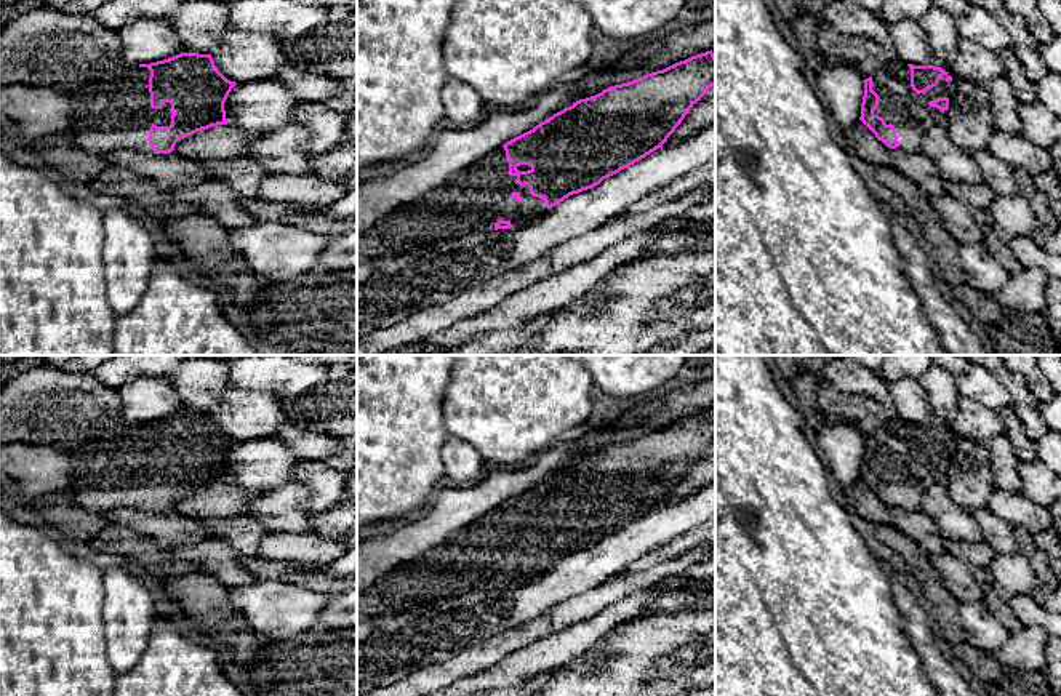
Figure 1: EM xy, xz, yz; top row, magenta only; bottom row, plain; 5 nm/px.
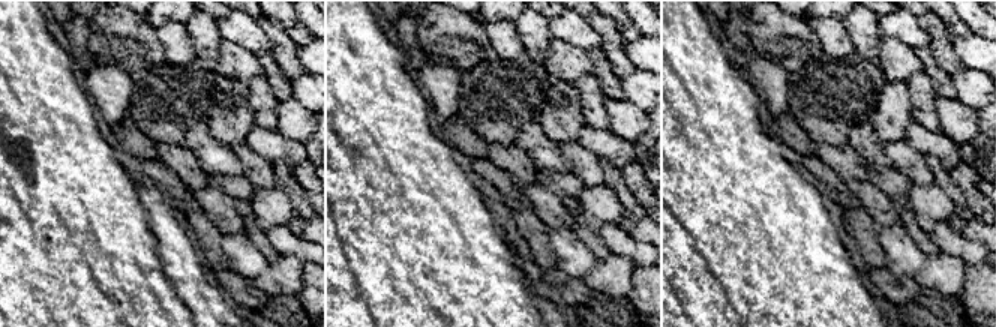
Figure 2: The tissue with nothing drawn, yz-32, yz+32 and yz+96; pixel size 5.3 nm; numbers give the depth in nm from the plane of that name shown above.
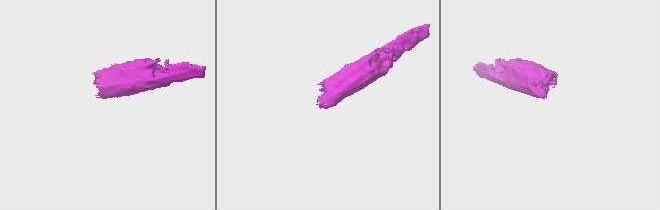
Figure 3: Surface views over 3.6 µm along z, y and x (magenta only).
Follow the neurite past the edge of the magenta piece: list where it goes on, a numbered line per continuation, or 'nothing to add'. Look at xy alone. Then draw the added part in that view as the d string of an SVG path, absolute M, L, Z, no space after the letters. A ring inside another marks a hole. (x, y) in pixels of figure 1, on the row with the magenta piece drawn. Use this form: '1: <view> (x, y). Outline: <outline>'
1: xy (109, 119). Outline: M138 67L130 72L130 86L120 86L114 80L104 88L90 88L72 102L72 123L62 136L69 144L88 152L152 154L150 126L170 126L173 114L170 102L160 109L150 107L149 77L147 67Z

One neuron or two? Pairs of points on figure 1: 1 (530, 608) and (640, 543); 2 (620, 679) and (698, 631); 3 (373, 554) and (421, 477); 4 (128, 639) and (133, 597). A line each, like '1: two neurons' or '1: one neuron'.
1: one neuron
2: one neuron
3: two neurons
4: one neuron

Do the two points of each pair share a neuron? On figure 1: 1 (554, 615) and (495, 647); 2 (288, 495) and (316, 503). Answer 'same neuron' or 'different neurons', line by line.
1: same neuron
2: different neurons

